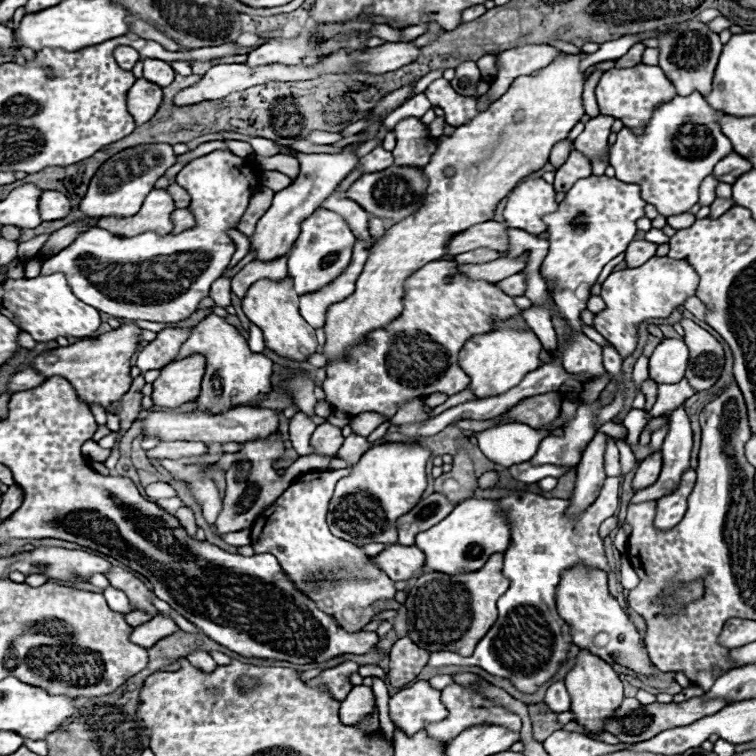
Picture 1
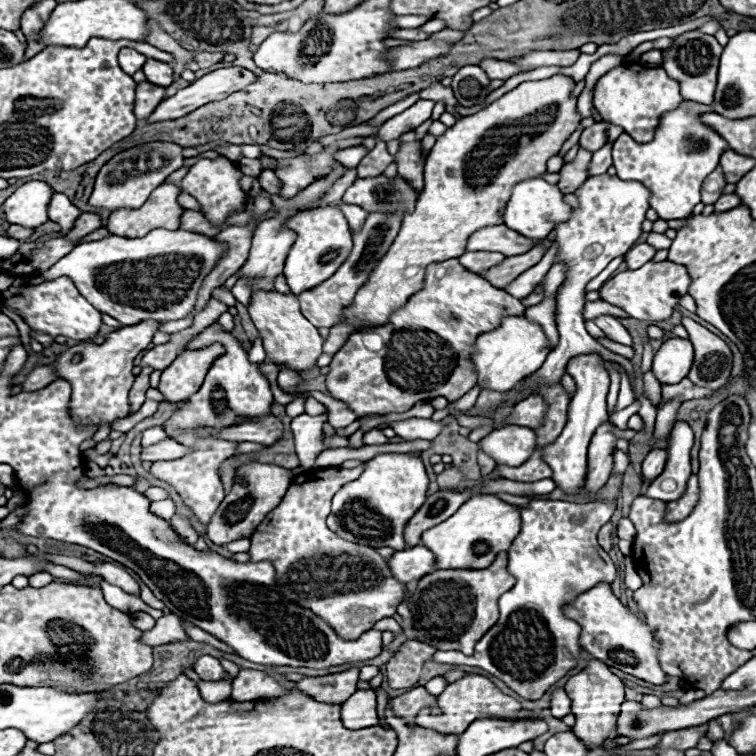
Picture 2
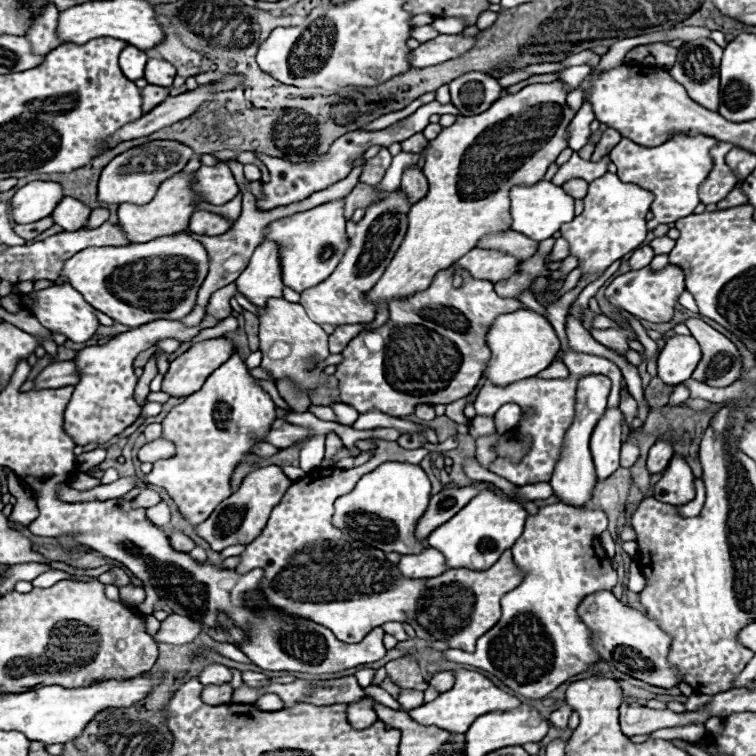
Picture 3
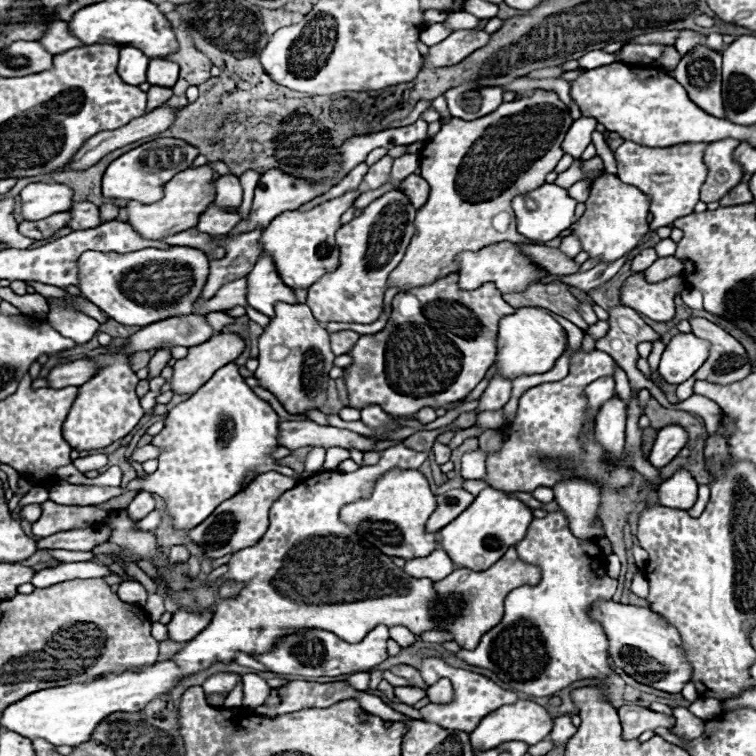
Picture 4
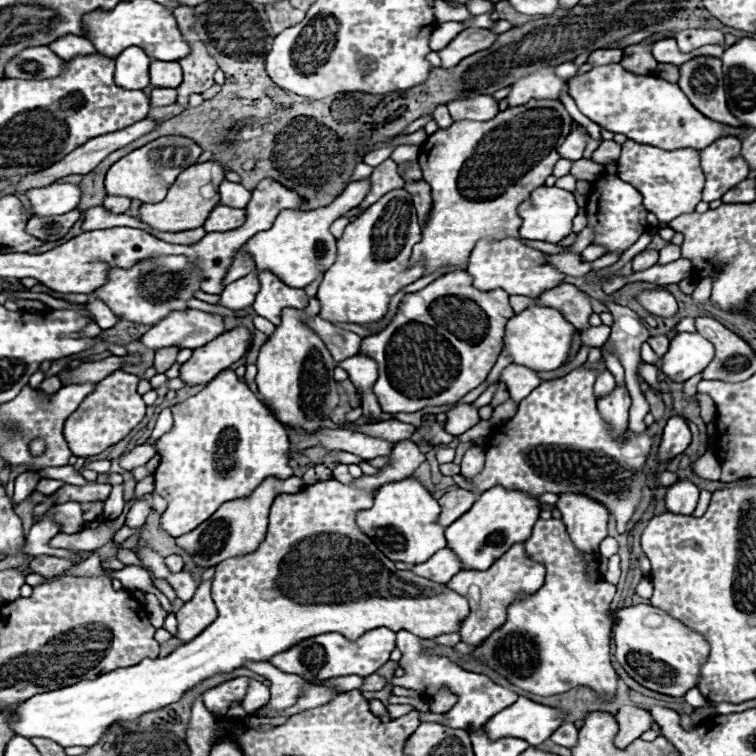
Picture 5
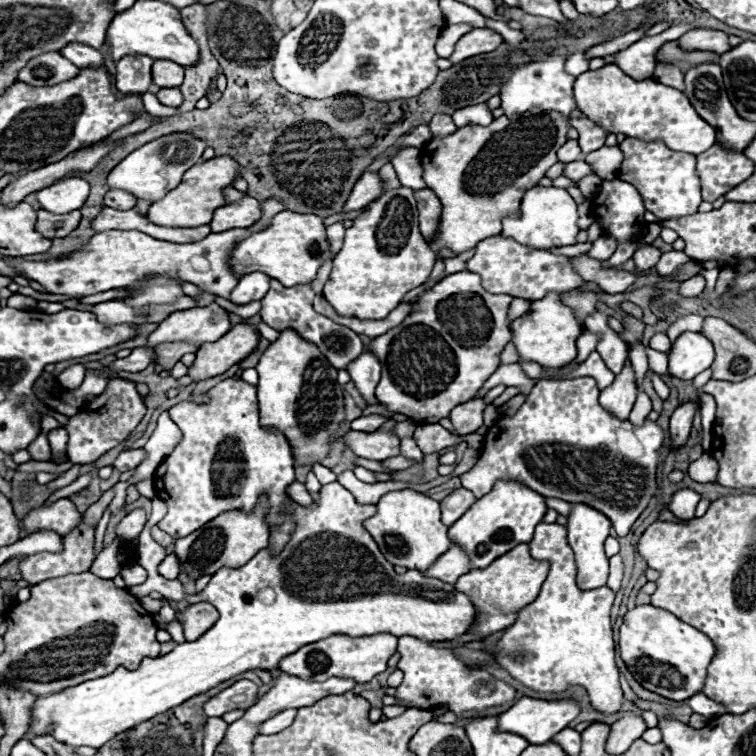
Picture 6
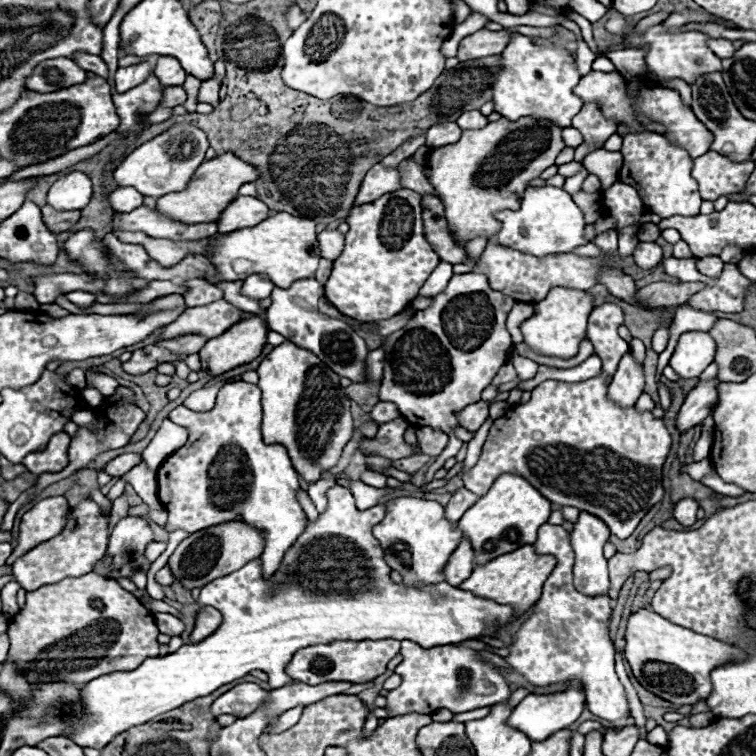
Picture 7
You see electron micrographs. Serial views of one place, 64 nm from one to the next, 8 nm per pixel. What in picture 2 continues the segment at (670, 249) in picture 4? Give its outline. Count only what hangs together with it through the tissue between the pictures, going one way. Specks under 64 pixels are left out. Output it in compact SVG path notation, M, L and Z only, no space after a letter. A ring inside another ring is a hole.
M650 232L650 236L648 236L646 242L648 242L650 246L654 246L656 250L668 250L670 244L672 244L670 238L666 238L664 234L656 234L656 232Z

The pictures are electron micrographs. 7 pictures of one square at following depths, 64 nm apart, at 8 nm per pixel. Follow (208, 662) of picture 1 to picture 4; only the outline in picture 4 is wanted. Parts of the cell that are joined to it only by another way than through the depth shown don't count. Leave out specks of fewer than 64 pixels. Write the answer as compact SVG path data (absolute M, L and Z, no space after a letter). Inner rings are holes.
M214 674L214 676L210 676L204 682L202 688L204 688L206 696L214 696L214 694L228 696L238 682L242 682L242 676L240 674Z

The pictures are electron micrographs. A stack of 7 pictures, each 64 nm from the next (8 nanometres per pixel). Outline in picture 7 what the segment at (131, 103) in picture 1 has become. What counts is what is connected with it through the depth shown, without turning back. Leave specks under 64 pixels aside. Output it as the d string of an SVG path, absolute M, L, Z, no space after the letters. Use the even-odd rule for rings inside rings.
M168 86L162 90L162 106L180 106L186 102L186 94L184 94L184 88L182 86Z

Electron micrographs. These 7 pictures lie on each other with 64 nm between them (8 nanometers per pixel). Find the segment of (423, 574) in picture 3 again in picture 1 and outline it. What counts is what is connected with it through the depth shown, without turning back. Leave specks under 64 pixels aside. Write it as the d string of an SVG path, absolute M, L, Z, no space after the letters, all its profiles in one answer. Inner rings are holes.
M388 546L382 554L374 556L376 562L394 582L404 582L422 574L424 552L418 546Z

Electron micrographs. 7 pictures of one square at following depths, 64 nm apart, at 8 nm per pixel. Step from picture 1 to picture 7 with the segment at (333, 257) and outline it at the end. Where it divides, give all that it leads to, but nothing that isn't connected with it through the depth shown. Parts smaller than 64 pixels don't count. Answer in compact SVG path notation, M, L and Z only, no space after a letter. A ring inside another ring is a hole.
M376 164L374 168L368 170L362 186L360 186L360 192L356 196L356 202L354 204L364 204L364 202L372 202L388 192L394 192L398 188L404 188L402 186L402 176L400 176L400 170L396 166L382 166L382 164ZM278 212L266 220L262 220L254 228L236 230L230 234L218 234L210 238L202 238L198 242L172 242L164 238L152 238L144 232L126 232L126 230L112 230L122 242L138 242L148 250L148 256L156 260L164 268L172 268L182 258L190 254L202 254L206 256L212 266L216 268L216 274L208 278L208 282L216 284L220 280L246 280L252 274L260 274L268 278L278 288L288 288L292 282L302 278L312 278L318 260L320 260L320 248L316 240L316 224L308 218L298 218L288 212Z

